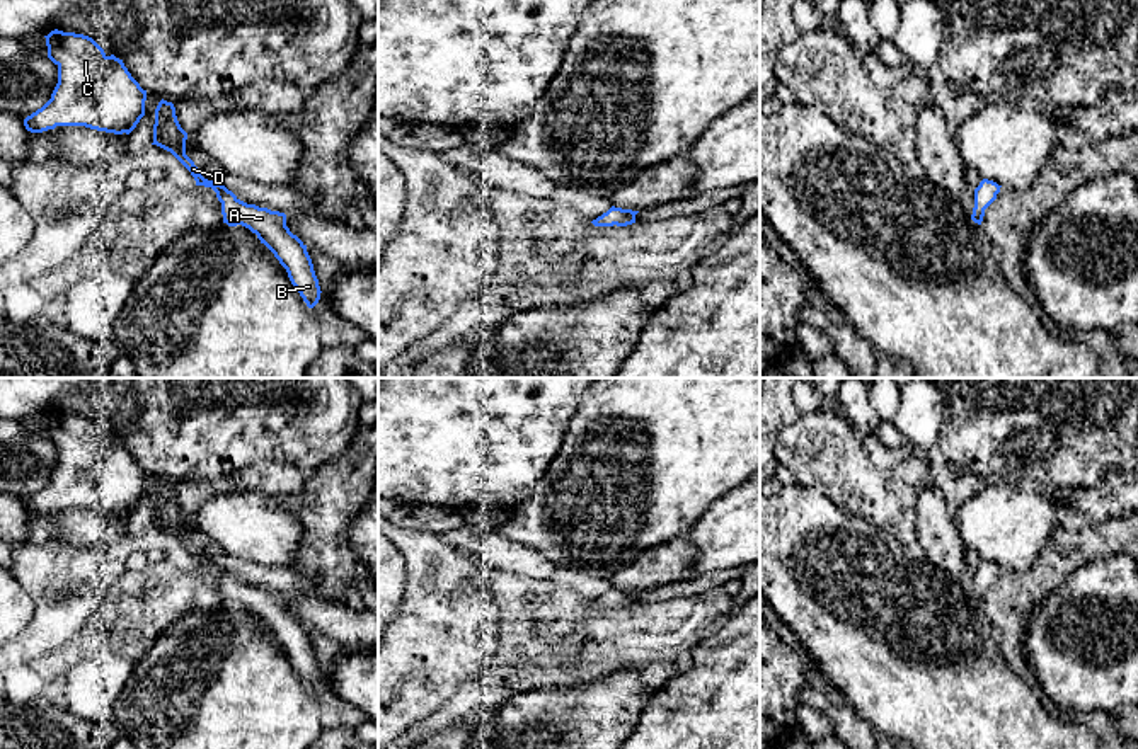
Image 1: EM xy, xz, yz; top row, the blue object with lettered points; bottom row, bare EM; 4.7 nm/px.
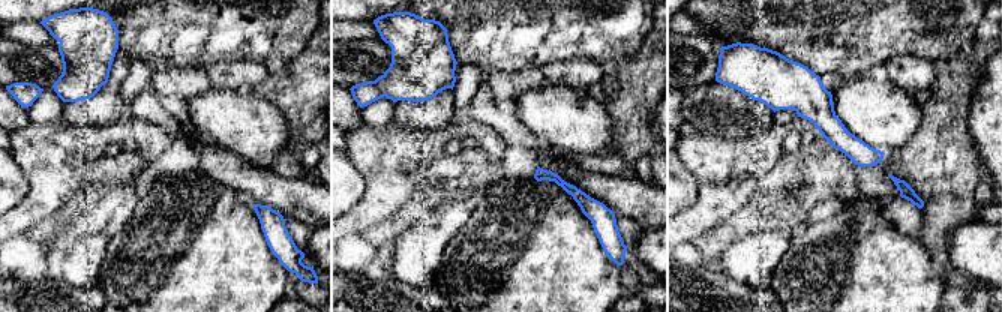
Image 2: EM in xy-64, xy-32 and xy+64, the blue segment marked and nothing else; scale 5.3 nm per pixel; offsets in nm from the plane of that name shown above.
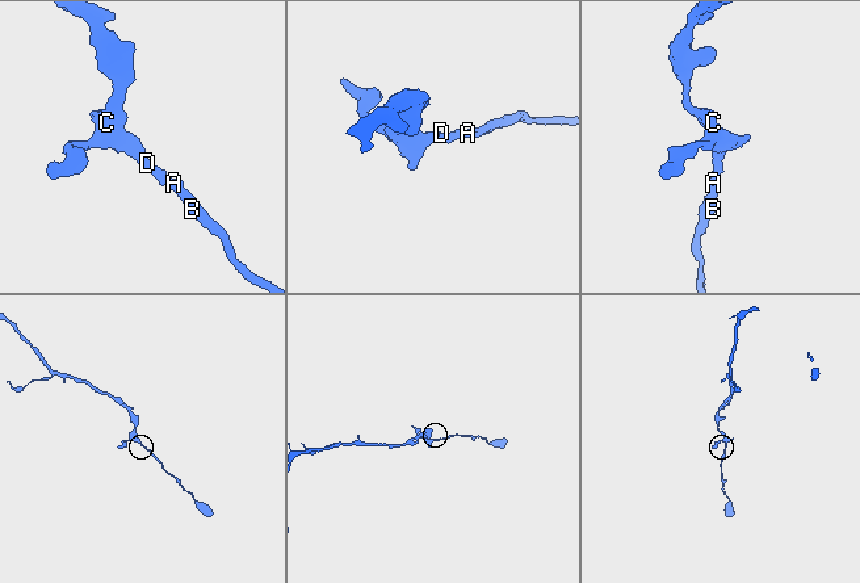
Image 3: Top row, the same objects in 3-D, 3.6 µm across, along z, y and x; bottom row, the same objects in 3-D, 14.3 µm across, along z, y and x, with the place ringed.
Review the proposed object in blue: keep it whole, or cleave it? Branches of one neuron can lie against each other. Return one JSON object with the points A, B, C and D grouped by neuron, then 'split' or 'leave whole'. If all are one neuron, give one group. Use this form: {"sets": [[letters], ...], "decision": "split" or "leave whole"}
{"sets": [["A", "B", "C", "D"]], "decision": "leave whole"}

